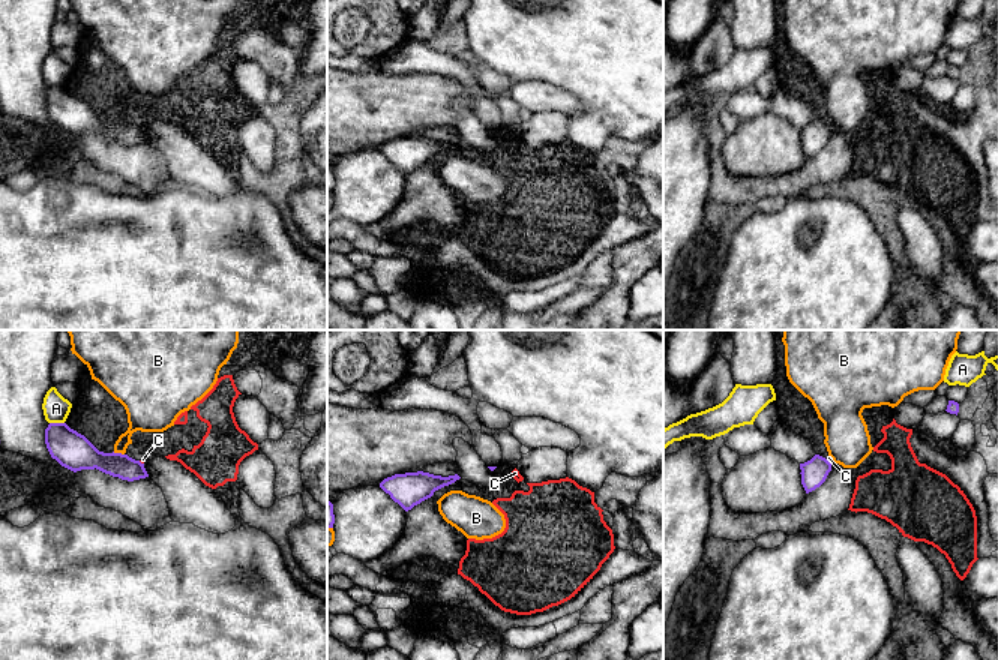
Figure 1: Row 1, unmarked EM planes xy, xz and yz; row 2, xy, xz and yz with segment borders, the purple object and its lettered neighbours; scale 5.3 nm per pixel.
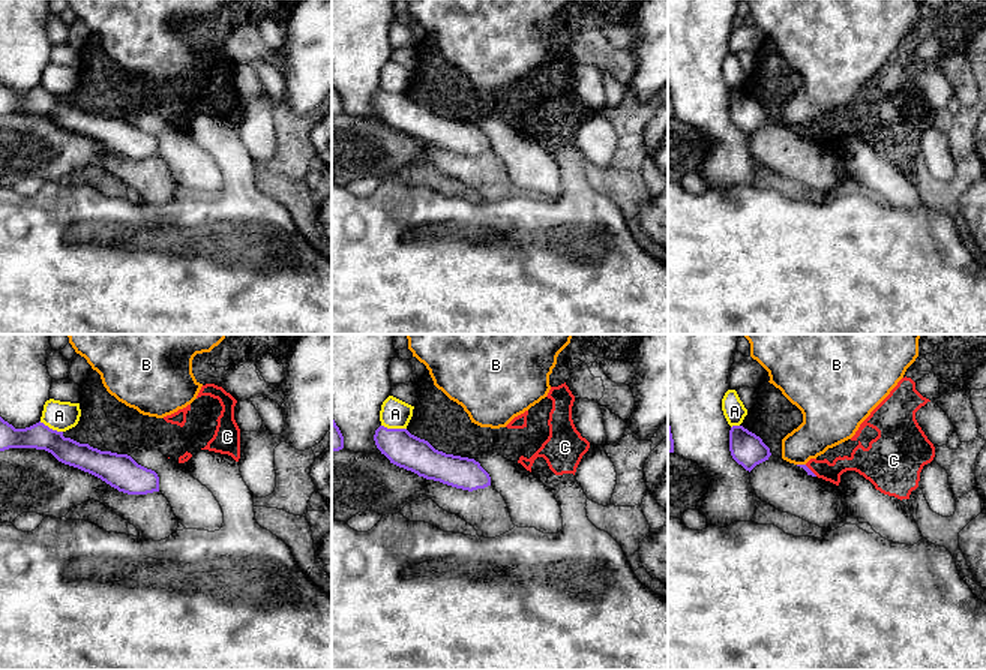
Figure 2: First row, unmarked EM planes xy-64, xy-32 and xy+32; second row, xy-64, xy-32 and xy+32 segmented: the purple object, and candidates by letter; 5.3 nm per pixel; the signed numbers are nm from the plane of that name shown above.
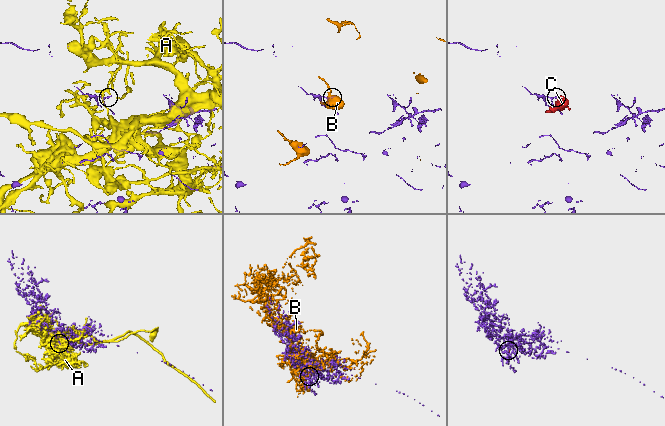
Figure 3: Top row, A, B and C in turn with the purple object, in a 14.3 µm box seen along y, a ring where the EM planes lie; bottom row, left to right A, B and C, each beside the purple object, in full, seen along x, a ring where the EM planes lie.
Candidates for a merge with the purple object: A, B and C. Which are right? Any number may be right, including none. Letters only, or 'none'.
none

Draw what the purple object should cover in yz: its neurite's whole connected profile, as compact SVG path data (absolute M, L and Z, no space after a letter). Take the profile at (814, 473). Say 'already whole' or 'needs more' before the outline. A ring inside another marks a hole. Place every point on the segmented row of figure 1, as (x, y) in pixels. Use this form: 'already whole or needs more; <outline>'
already whole; M815 454L810 460L800 464L800 470L801 484L806 494L809 494L825 482L831 471L831 464L825 458Z

